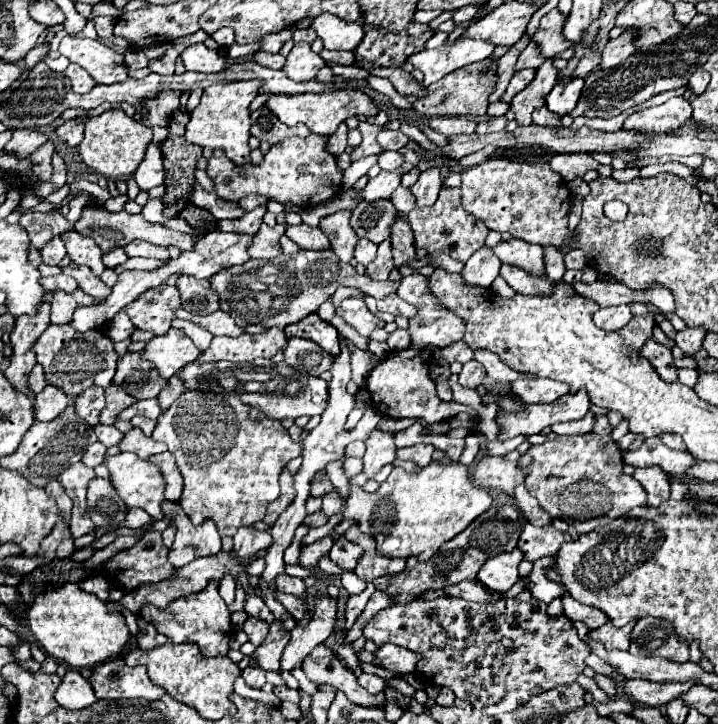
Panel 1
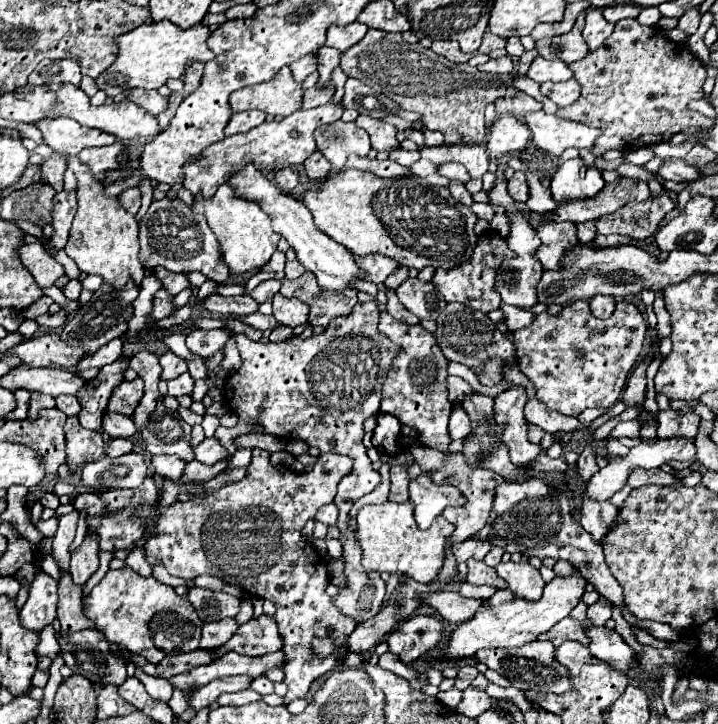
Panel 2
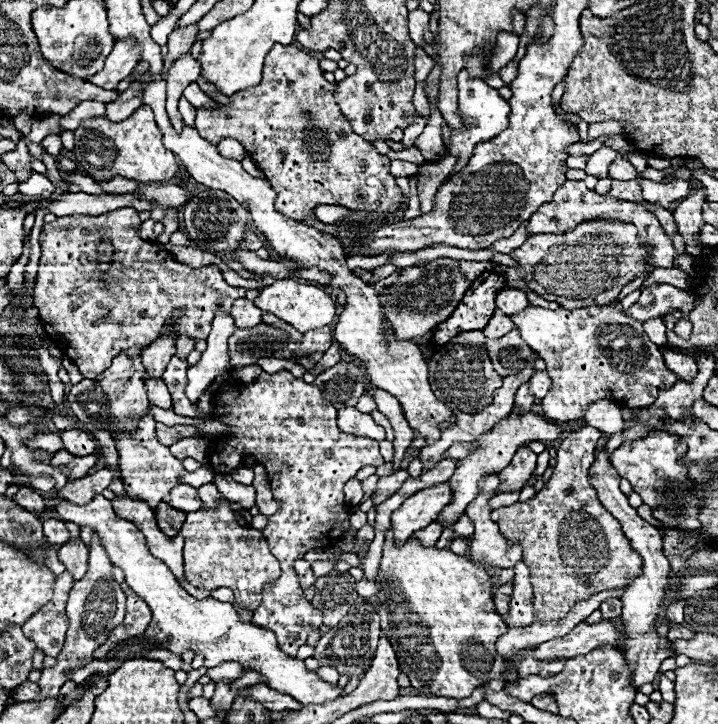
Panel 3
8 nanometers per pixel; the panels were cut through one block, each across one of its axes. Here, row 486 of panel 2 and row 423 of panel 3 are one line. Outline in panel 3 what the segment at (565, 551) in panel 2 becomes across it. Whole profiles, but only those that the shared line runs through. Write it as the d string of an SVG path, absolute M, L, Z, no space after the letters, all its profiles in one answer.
M514 408L502 422L498 422L498 426L494 426L488 434L482 434L474 440L476 448L470 452L470 456L462 458L460 464L456 466L456 472L454 476L450 478L450 486L452 486L452 494L454 494L454 500L442 510L442 514L438 516L438 522L444 520L446 526L452 526L456 522L456 518L460 514L464 514L466 506L476 498L478 494L478 480L480 476L484 474L490 474L490 472L500 472L502 468L506 468L510 464L510 458L516 454L518 446L526 446L528 442L544 442L546 446L554 440L560 438L564 430L558 426L558 424L552 424L552 422L546 422L542 418L542 414L538 412L532 412L532 410L518 410Z

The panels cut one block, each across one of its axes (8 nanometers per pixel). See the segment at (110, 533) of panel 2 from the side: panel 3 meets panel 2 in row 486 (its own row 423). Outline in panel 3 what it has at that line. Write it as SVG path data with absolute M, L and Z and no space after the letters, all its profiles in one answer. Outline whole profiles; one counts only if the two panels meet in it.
M152 404L146 410L146 414L140 418L138 426L134 428L134 434L114 434L116 440L116 450L118 450L118 460L120 460L120 470L124 478L126 492L134 498L140 498L150 504L150 508L156 508L166 494L178 484L190 484L194 488L200 488L202 484L214 480L214 470L208 466L200 466L196 472L186 472L182 468L182 462L176 460L166 446L162 446L156 436L154 436L154 426L156 420L152 416Z

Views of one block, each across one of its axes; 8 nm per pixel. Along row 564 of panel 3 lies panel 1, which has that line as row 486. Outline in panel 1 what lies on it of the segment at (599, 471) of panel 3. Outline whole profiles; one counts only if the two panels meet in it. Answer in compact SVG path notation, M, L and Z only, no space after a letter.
M660 466L636 468L632 474L648 492L648 504L658 506L670 498L670 482L666 482L666 472Z

